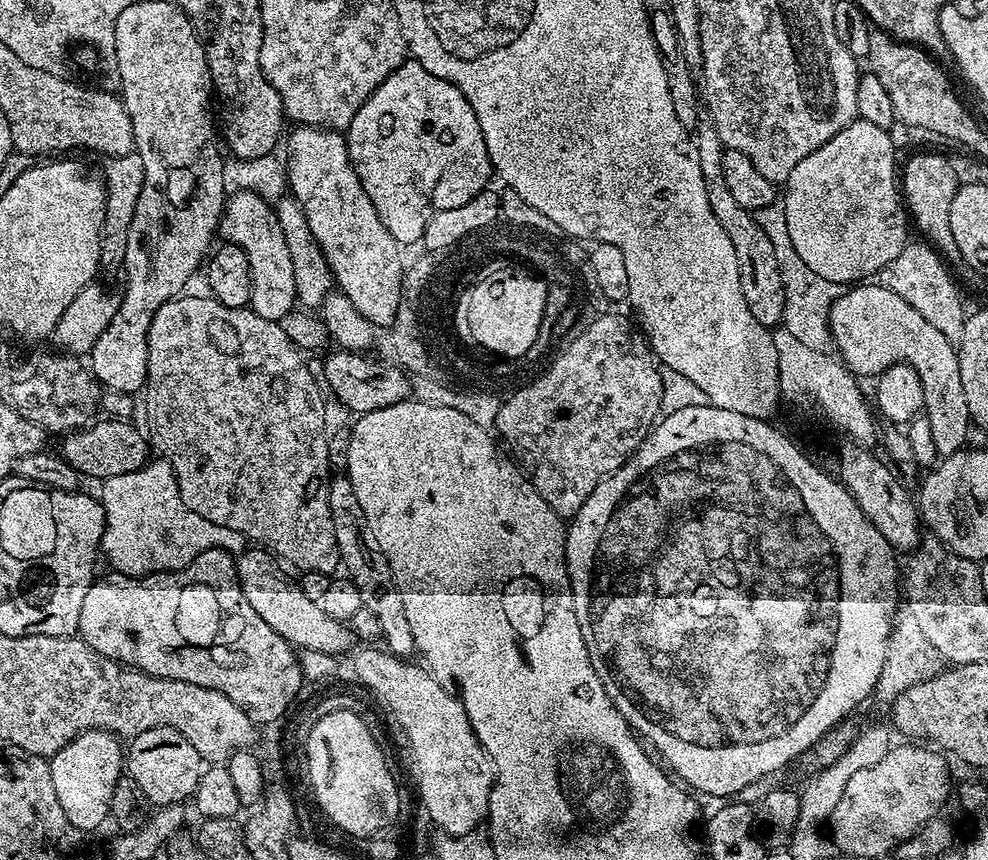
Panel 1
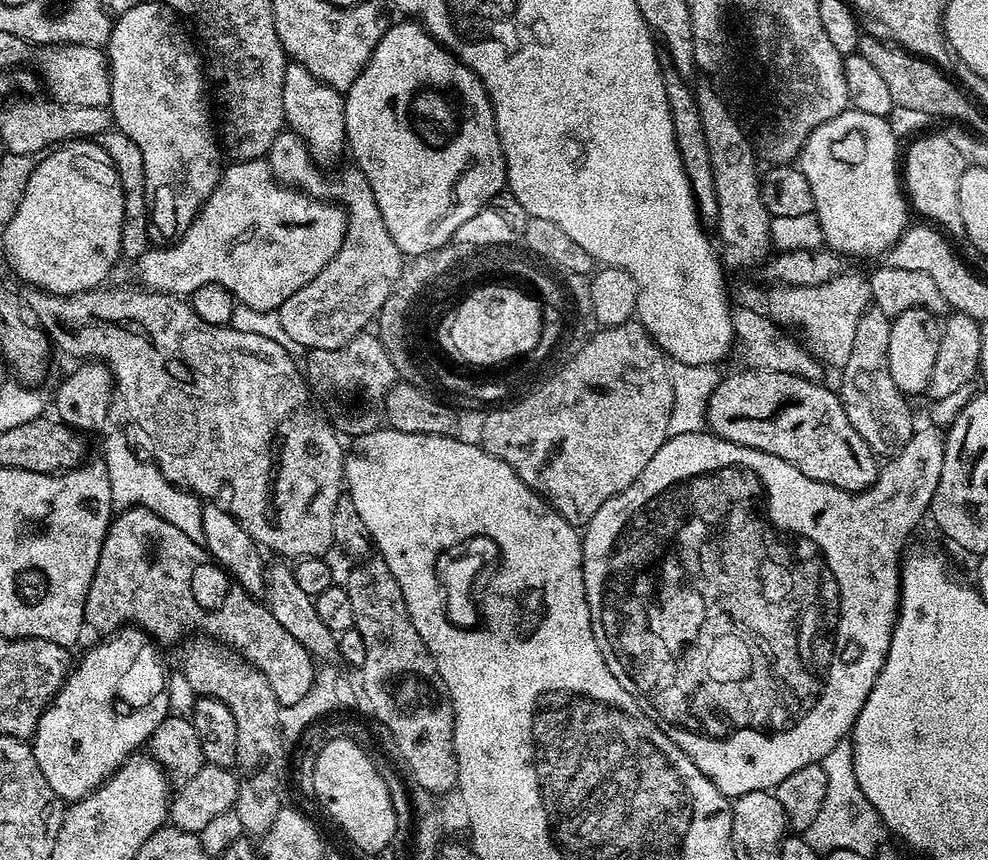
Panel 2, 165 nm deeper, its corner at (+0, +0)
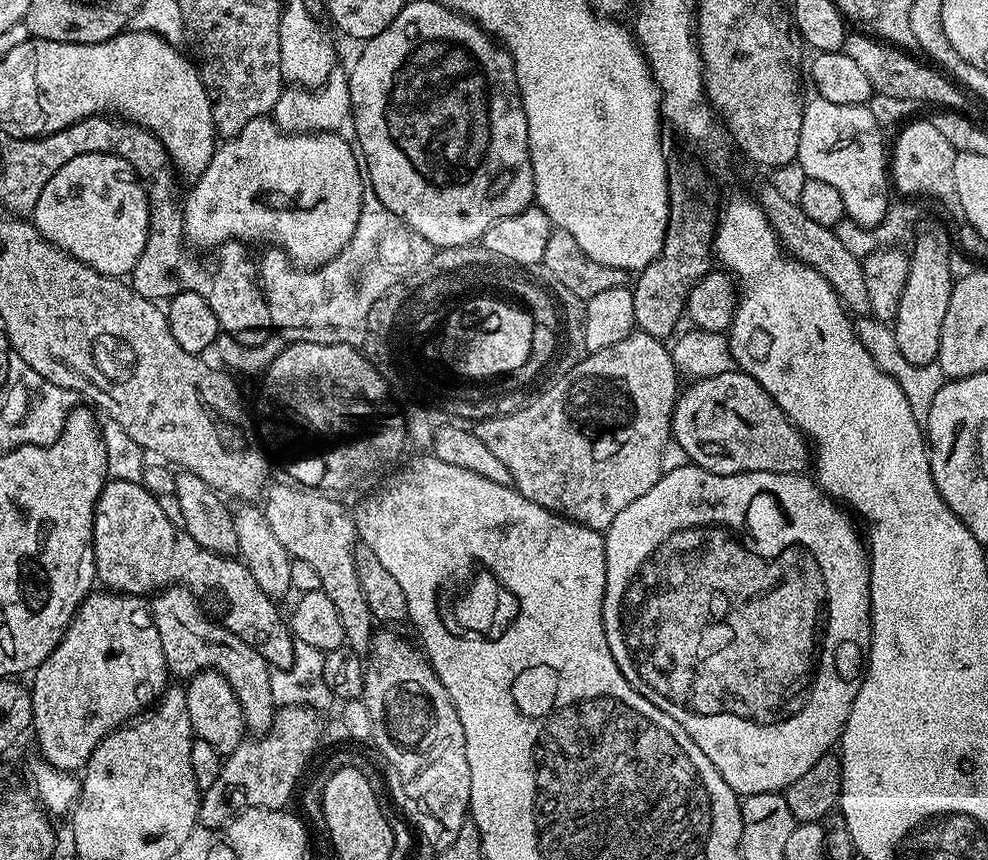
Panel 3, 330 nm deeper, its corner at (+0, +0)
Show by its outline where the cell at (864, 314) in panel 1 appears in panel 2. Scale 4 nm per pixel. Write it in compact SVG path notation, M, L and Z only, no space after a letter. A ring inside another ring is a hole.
M917 427L911 443L903 446L899 453L891 457L881 467L879 477L880 487L882 486L882 512L876 505L875 491L847 492L846 490L838 490L826 482L806 478L806 474L802 474L802 470L794 470L794 466L790 466L790 462L782 462L782 458L774 458L774 454L766 454L762 450L738 446L734 442L723 440L721 436L715 436L710 430L701 430L694 433L678 434L677 436L669 435L667 442L658 446L658 454L654 454L654 458L650 458L650 462L646 462L646 470L642 470L642 474L638 474L638 478L634 478L634 482L630 482L630 486L626 486L626 490L614 494L606 502L602 502L598 514L594 514L594 518L590 518L590 522L583 529L586 602L590 606L590 622L594 630L594 638L598 642L598 650L602 650L602 658L606 658L606 666L610 666L610 674L614 674L614 678L622 686L622 690L626 690L635 698L640 709L663 730L666 738L670 738L670 742L674 742L674 746L678 746L678 750L682 750L682 754L686 754L690 758L690 762L694 762L694 766L698 766L698 770L702 770L702 774L706 774L706 778L710 778L714 782L714 786L718 786L718 790L723 796L735 798L742 794L750 794L754 790L762 790L763 792L775 790L782 782L782 778L790 778L790 774L794 774L794 770L802 770L802 766L807 764L823 762L826 754L830 754L830 750L834 750L834 746L838 746L838 742L845 739L855 726L858 714L886 662L886 654L890 650L892 628L896 625L896 613L900 611L900 569L902 567L902 553L905 548L903 540L896 538L894 527L902 535L908 536L919 526L920 519L924 515L926 517L929 515L932 499L938 490L938 482L942 478L942 462L946 462L945 433L939 427L927 427Z

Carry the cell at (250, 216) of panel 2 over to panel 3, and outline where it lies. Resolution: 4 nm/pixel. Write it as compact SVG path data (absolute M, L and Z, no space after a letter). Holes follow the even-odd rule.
M265 118L250 122L242 126L238 135L227 137L212 155L210 166L195 177L193 184L196 185L182 200L184 235L189 245L216 250L227 240L265 240L293 264L301 268L317 268L337 256L346 242L350 242L358 226L366 180L357 149L338 134L283 132L273 120Z

